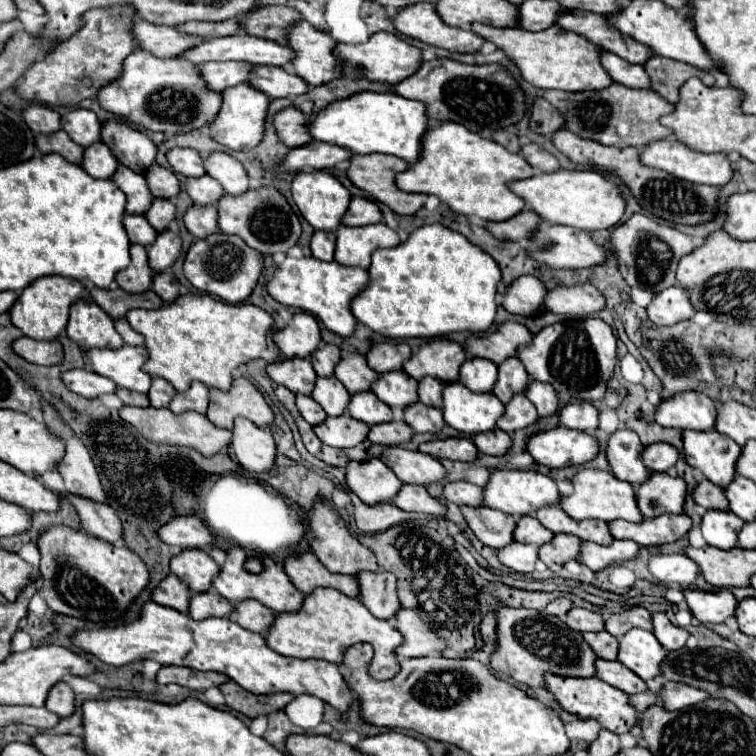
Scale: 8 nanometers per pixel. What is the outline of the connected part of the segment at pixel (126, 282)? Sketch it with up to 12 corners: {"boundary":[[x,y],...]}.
{"boundary":[[132,244],[130,266],[116,282],[130,294],[146,292],[154,272],[146,248]]}

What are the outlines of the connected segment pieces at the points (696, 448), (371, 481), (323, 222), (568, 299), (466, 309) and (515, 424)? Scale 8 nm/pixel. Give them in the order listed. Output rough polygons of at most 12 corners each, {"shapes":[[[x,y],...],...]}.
{"shapes":[[[682,432],[686,462],[726,488],[742,448],[730,436]],[[380,458],[350,462],[348,488],[370,506],[402,486]],[[302,172],[294,202],[314,230],[334,232],[350,192],[328,172]],[[592,284],[558,286],[544,306],[554,314],[592,316],[606,300]],[[442,224],[376,250],[352,314],[392,338],[486,334],[502,272]],[[516,394],[498,428],[512,434],[538,420],[534,404]]]}

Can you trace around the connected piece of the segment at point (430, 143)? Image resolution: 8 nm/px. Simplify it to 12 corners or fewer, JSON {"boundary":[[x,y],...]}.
{"boundary":[[458,122],[422,134],[396,174],[458,214],[506,220],[526,204],[506,188],[534,168]]}

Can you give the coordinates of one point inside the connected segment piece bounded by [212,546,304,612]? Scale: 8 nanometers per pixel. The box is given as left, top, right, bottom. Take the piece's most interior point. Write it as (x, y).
(272, 587)

